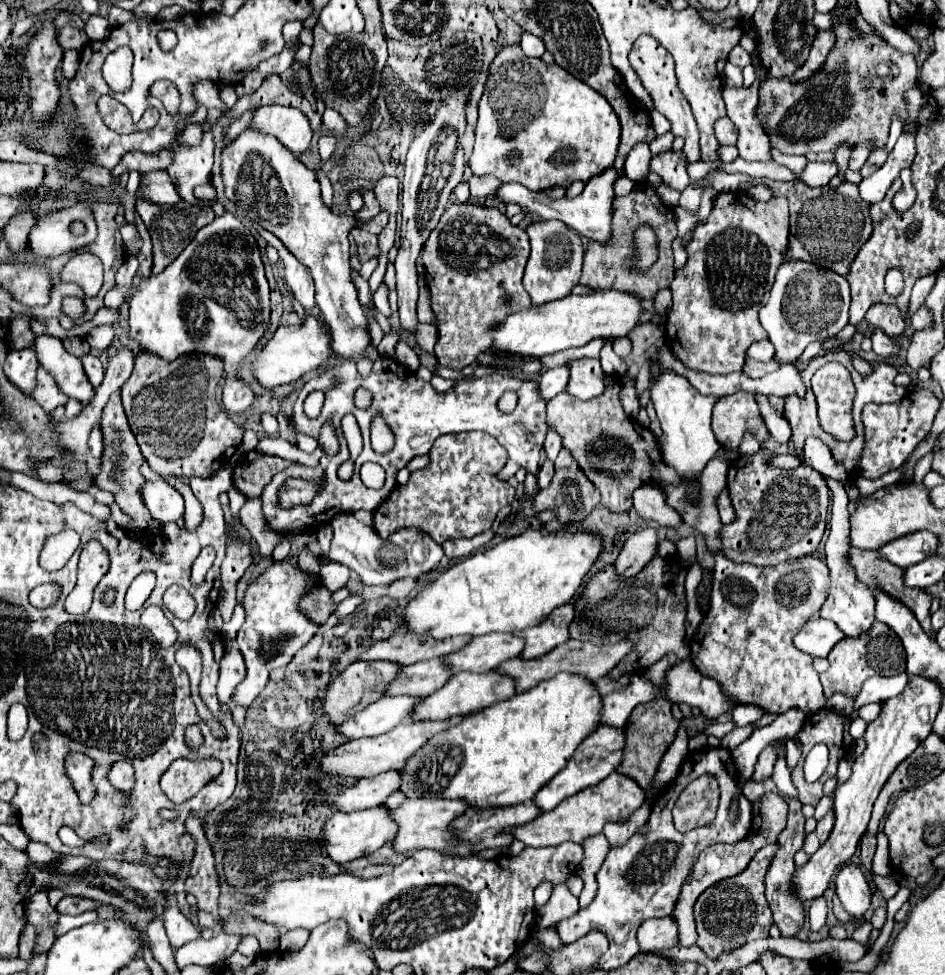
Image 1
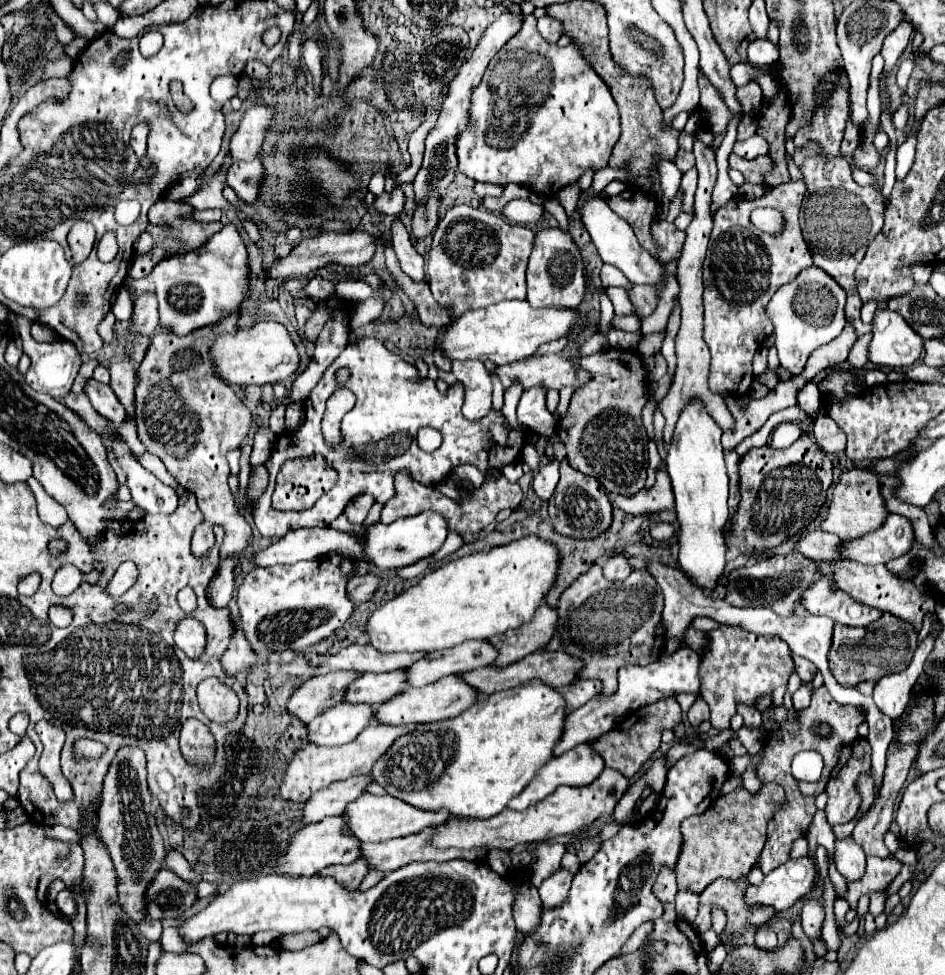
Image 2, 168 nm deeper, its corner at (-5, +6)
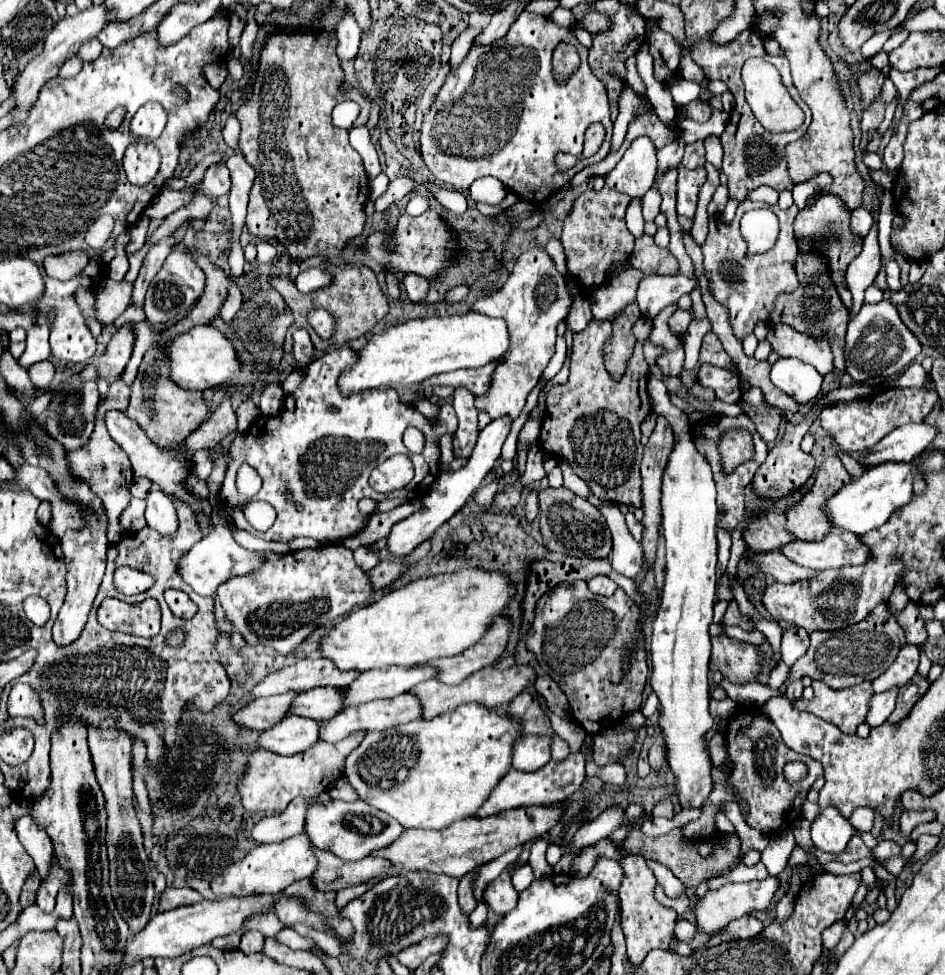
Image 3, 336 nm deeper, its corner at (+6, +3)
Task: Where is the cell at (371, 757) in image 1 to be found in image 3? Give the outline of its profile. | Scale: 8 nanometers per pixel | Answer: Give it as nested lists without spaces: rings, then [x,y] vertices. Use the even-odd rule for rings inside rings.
[[[354,732],[348,738],[328,744],[328,742],[316,742],[306,752],[294,754],[294,756],[274,756],[274,752],[266,750],[254,750],[248,758],[244,776],[238,780],[236,788],[242,798],[242,804],[248,812],[284,812],[286,806],[302,796],[302,798],[316,798],[322,792],[330,788],[332,782],[336,782],[344,772],[346,756],[352,748],[356,748],[362,742],[364,732]]]

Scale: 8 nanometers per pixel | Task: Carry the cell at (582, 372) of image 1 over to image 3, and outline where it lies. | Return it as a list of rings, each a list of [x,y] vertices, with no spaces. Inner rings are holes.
[[[484,364],[480,368],[466,368],[466,370],[454,370],[454,372],[446,372],[442,376],[432,376],[430,380],[422,382],[424,386],[452,386],[452,388],[460,388],[464,386],[466,390],[470,390],[472,394],[484,394],[486,388],[490,386],[490,376],[494,372],[494,364]]]

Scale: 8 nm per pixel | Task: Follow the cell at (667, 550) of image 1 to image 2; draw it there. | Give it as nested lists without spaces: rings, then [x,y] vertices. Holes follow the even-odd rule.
[[[655,523],[655,525],[651,527],[651,537],[653,537],[655,541],[659,541],[659,543],[669,541],[673,535],[675,535],[675,527],[673,527],[671,523]]]

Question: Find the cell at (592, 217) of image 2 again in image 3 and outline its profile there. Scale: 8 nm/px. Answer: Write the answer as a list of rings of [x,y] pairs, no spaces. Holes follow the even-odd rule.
[[[646,276],[638,286],[636,302],[642,316],[654,318],[664,306],[678,302],[680,296],[690,294],[698,286],[696,278],[690,276]]]

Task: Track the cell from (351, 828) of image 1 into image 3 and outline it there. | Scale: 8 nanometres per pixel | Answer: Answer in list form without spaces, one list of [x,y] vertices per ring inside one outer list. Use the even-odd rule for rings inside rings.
[[[298,834],[282,844],[262,844],[252,848],[242,860],[226,866],[218,878],[210,882],[212,892],[226,896],[252,896],[252,894],[280,894],[288,884],[308,878],[314,872],[314,854],[312,844],[306,840],[306,834]]]

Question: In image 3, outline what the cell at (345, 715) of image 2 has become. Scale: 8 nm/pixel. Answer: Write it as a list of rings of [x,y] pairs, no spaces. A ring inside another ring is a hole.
[[[286,716],[272,728],[262,730],[256,744],[274,754],[292,756],[318,742],[318,724],[322,722],[302,720],[300,716]]]

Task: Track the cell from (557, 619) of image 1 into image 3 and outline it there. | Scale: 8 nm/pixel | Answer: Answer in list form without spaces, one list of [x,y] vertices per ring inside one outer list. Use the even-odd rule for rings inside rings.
[[[498,616],[496,620],[492,620],[486,634],[474,646],[466,648],[458,656],[434,660],[430,664],[432,668],[438,670],[436,680],[442,684],[454,686],[454,684],[460,684],[462,680],[466,680],[470,674],[474,674],[486,666],[494,666],[498,662],[500,654],[504,652],[508,634],[510,634],[508,618]]]

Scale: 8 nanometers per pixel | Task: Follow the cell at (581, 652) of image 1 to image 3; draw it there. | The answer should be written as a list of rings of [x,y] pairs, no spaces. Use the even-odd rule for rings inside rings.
[[[488,666],[488,668],[474,672],[458,686],[446,686],[446,684],[438,684],[436,680],[428,680],[428,682],[416,684],[408,692],[420,700],[422,718],[430,720],[446,710],[454,710],[454,708],[468,704],[468,702],[476,702],[486,708],[506,708],[506,704],[510,704],[510,700],[514,700],[514,696],[518,696],[526,686],[532,686],[534,680],[536,680],[536,672],[530,666],[512,666],[506,670],[498,670],[494,666]]]

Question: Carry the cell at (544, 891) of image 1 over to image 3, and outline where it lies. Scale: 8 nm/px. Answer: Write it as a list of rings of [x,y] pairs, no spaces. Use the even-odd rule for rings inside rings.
[[[524,864],[522,868],[518,868],[512,876],[512,884],[516,888],[516,892],[522,892],[524,888],[530,886],[530,882],[534,880],[534,874],[532,874],[532,868],[528,864]]]

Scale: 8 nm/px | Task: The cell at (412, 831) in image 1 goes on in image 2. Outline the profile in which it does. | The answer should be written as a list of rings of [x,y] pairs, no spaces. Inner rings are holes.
[[[365,793],[365,797],[359,797],[357,801],[353,801],[353,805],[349,805],[349,809],[345,809],[347,815],[347,827],[349,831],[361,839],[361,841],[371,841],[371,843],[385,843],[389,839],[395,837],[405,837],[405,835],[413,835],[419,833],[421,829],[429,827],[429,825],[439,825],[441,821],[447,819],[447,811],[423,811],[417,809],[397,797],[377,797],[371,793]]]

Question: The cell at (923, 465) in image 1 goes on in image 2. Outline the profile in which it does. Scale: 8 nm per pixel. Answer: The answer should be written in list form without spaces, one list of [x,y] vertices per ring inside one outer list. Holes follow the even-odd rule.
[[[891,513],[885,525],[857,541],[845,543],[843,555],[863,565],[887,565],[889,561],[907,555],[915,543],[913,521],[905,515]]]

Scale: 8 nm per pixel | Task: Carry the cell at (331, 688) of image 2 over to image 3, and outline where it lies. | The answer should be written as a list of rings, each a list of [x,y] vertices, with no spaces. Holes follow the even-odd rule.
[[[286,692],[286,696],[268,696],[268,698],[256,698],[250,700],[244,708],[232,714],[232,720],[236,726],[246,730],[262,730],[270,728],[270,724],[276,724],[286,716],[286,704],[294,698],[294,692]]]

